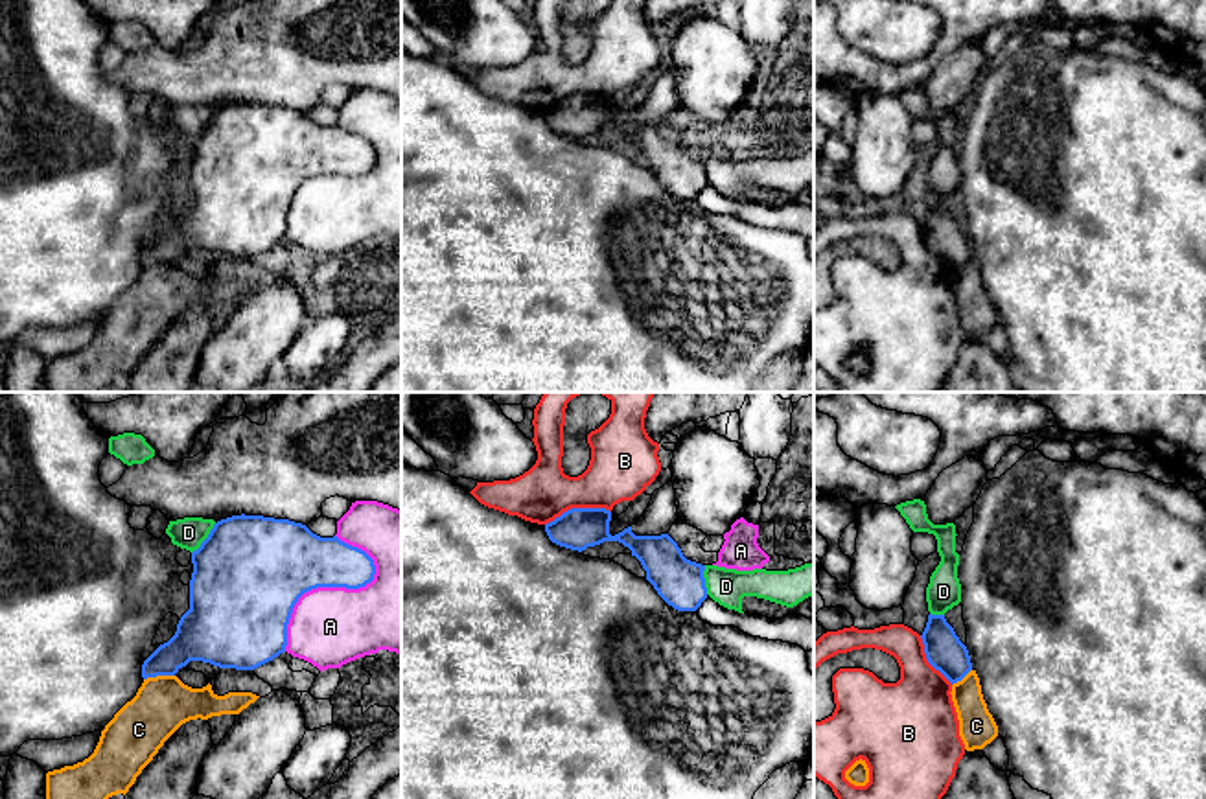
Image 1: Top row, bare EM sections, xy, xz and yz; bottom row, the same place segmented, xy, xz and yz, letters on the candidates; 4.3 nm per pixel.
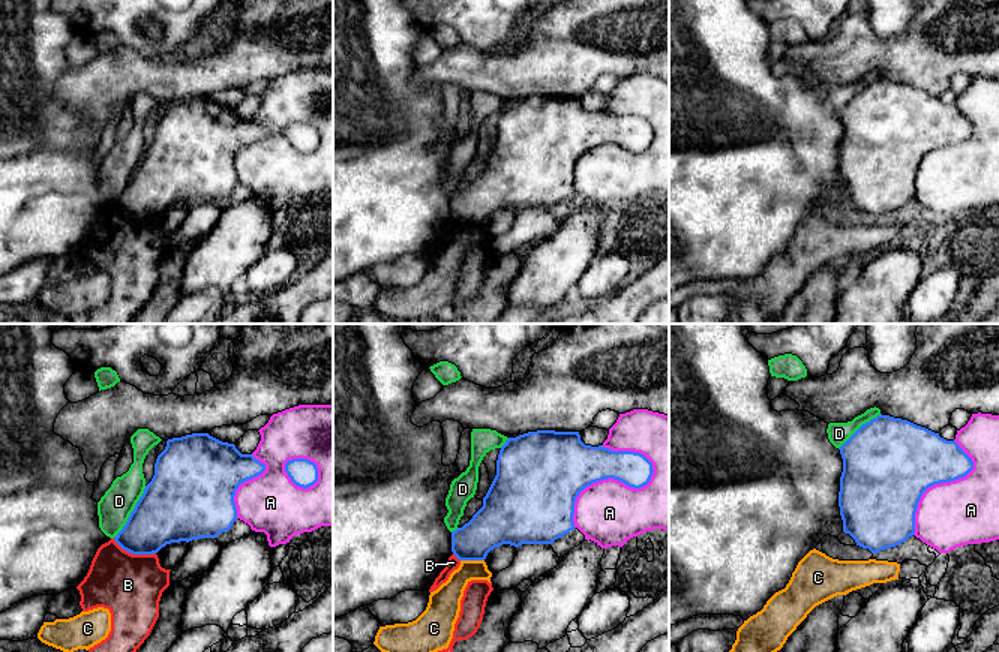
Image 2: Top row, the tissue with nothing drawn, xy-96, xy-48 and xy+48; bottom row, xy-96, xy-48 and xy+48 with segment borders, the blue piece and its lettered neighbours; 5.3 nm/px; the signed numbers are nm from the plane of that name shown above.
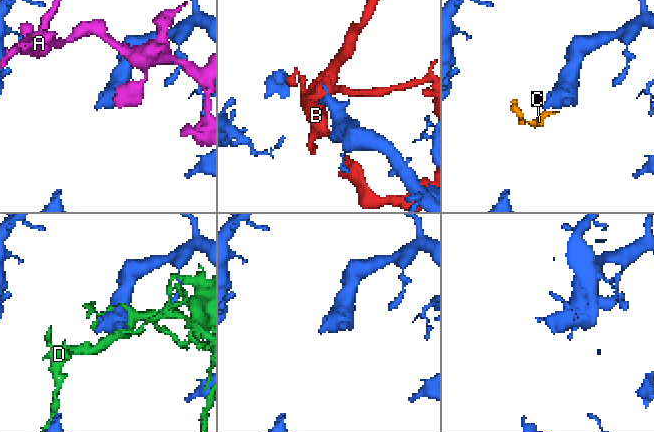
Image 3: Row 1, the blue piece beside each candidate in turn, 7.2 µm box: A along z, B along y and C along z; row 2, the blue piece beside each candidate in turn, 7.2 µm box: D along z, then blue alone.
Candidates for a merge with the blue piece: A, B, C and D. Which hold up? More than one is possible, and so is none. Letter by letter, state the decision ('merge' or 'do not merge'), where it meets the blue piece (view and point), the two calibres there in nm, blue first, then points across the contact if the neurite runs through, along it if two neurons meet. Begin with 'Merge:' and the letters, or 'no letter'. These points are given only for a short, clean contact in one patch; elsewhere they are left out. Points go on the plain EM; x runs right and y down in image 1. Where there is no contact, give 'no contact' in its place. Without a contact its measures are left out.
Merge: no letter
A: do not merge; meets blue in xy at (324, 173); 380 nm thick on the blue side, 360 nm on the other
B: do not merge; meets blue in xz at (577, 96); 190 nm thick on the blue side, 280 nm on the other
C: do not merge; meets blue in xy at (159, 262); 220 nm thick on the blue side, 240 nm on the other; border along xy (173, 262), (157, 262), (144, 267)
D: do not merge; meets blue in xy at (207, 126); 480 nm thick on the blue side, 140 nm on the other

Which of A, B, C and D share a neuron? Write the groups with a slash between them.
A / B / C D

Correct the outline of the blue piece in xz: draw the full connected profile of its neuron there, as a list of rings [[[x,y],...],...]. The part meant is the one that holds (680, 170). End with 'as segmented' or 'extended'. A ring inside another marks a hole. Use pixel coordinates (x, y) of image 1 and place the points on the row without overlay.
[[[571,96],[545,112],[549,127],[571,138],[586,138],[604,129],[619,129],[632,138],[657,182],[678,199],[696,199],[707,186],[705,153],[683,144],[668,123],[635,123],[632,114],[611,123],[611,99],[606,96]]] | as segmented

